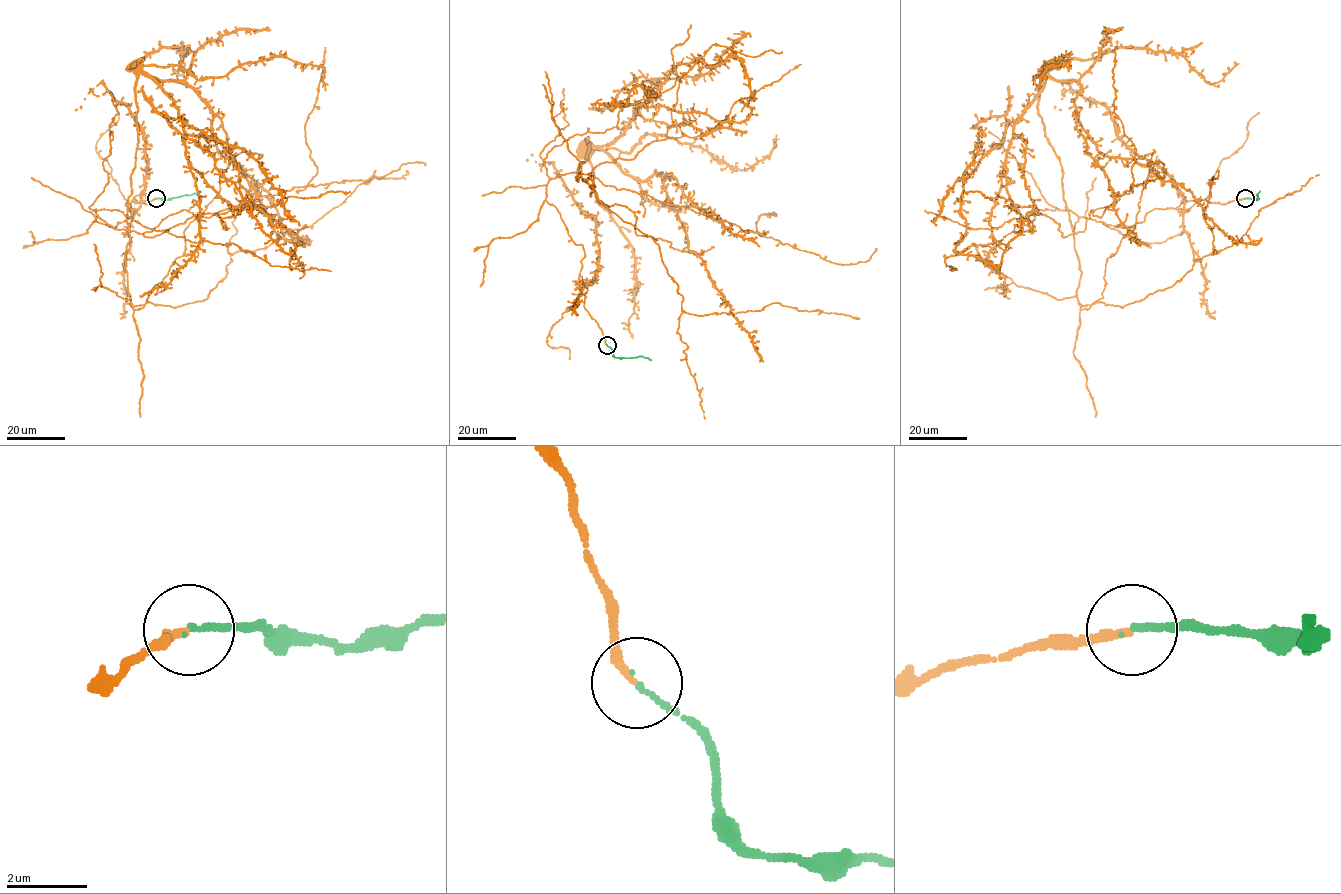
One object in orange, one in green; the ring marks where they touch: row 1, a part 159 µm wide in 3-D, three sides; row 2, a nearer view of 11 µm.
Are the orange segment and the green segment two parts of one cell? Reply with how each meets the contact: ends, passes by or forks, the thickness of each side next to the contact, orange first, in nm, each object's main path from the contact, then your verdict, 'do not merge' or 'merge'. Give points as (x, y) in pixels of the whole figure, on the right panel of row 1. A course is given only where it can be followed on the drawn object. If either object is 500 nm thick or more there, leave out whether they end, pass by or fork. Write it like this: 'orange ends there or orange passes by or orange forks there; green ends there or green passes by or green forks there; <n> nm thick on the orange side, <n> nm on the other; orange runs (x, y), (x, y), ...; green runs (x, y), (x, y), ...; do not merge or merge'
orange ends there; green ends there; 190 nm thick on the orange side, 130 nm on the other; orange runs (1245, 198), (1075, 233), (1115, 200), (1076, 116), (1230, 238), (1261, 238); green runs (1245, 198), (1257, 199), (1260, 190); merge

